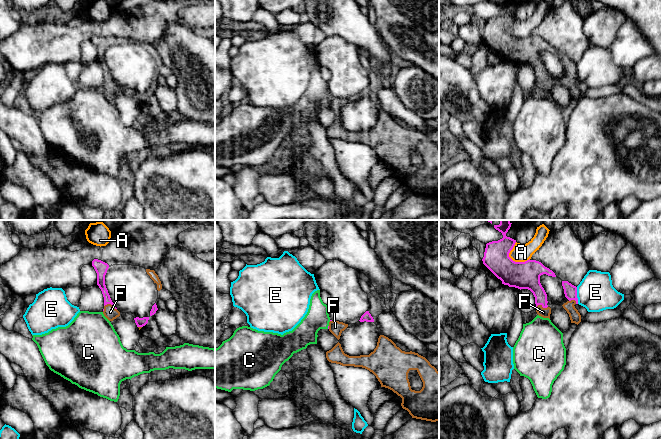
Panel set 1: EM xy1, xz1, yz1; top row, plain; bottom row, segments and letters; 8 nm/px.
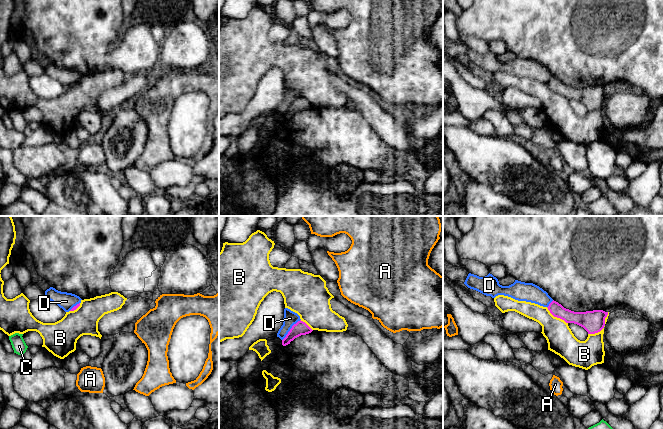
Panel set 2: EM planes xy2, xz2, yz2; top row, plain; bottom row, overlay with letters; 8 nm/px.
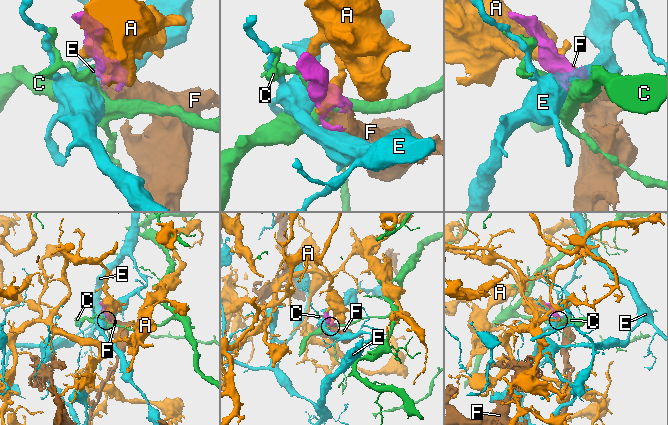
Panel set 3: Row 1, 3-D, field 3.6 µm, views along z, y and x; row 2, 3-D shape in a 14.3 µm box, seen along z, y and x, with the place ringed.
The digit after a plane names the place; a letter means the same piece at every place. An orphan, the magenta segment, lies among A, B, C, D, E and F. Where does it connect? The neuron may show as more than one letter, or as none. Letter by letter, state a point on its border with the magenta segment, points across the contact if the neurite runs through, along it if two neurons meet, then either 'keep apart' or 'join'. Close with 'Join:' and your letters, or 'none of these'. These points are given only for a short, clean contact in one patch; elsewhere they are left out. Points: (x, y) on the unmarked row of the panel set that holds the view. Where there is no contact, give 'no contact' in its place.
A: meets magenta in yz1 at (511, 35); border along yz1 (515, 18), (509, 32), (515, 37), (528, 36); keep apart
B: meets magenta in yz2 at (556, 92); keep apart
C: meets magenta in xz1 at (328, 103); border along xz1 (328, 101), (327, 104); keep apart
D: meets magenta in xz2 at (290, 105); border along xz2 (300, 95), (292, 102), (282, 116); keep apart
E: meets magenta in yz1 at (576, 71); border along yz1 (576, 63), (578, 79); keep apart
F: meets magenta in xy1 at (110, 79); join
Join: F

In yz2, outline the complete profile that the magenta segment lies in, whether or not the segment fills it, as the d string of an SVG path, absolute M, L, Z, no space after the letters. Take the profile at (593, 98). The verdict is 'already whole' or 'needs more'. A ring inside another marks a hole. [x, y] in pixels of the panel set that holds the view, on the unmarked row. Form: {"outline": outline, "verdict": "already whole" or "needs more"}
{"outline": "M552 77L547 83L550 89L566 99L574 99L583 103L588 110L600 108L605 102L605 94L608 88L603 86L593 86L586 88L574 88L564 84L556 77Z", "verdict": "already whole"}

